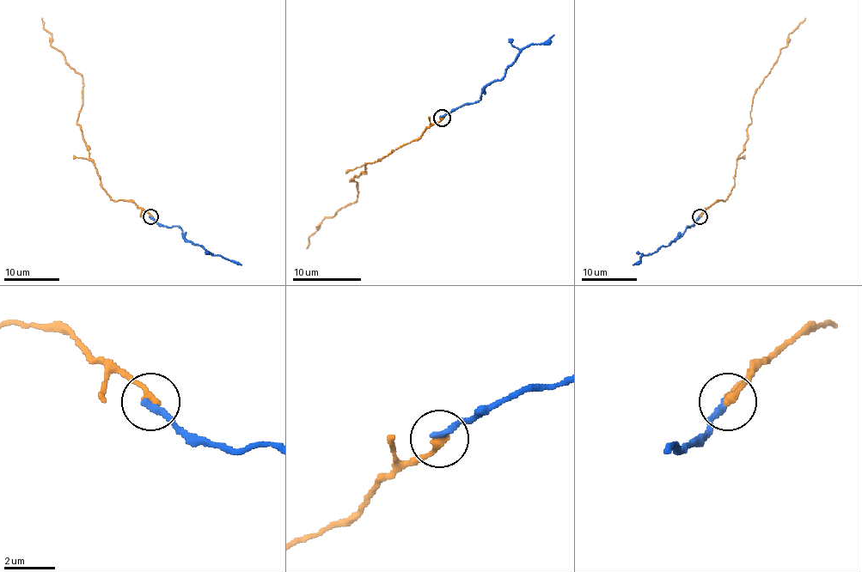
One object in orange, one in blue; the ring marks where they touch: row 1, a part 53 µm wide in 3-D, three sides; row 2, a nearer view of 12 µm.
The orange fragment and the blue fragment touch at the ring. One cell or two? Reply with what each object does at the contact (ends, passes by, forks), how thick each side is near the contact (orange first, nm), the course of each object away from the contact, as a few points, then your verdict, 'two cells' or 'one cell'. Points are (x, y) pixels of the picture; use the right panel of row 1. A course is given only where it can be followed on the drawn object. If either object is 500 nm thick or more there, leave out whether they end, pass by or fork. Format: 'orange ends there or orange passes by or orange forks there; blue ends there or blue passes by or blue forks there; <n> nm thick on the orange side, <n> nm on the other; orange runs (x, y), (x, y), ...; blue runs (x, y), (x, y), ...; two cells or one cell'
orange ends there; blue ends there; 320 nm thick on the orange side, 280 nm on the other; orange runs (699, 216), (716, 201), (724, 201), (734, 185), (753, 94), (786, 45), (788, 35), (805, 17); blue runs (699, 216), (675, 241), (644, 255), (632, 264); one cell

